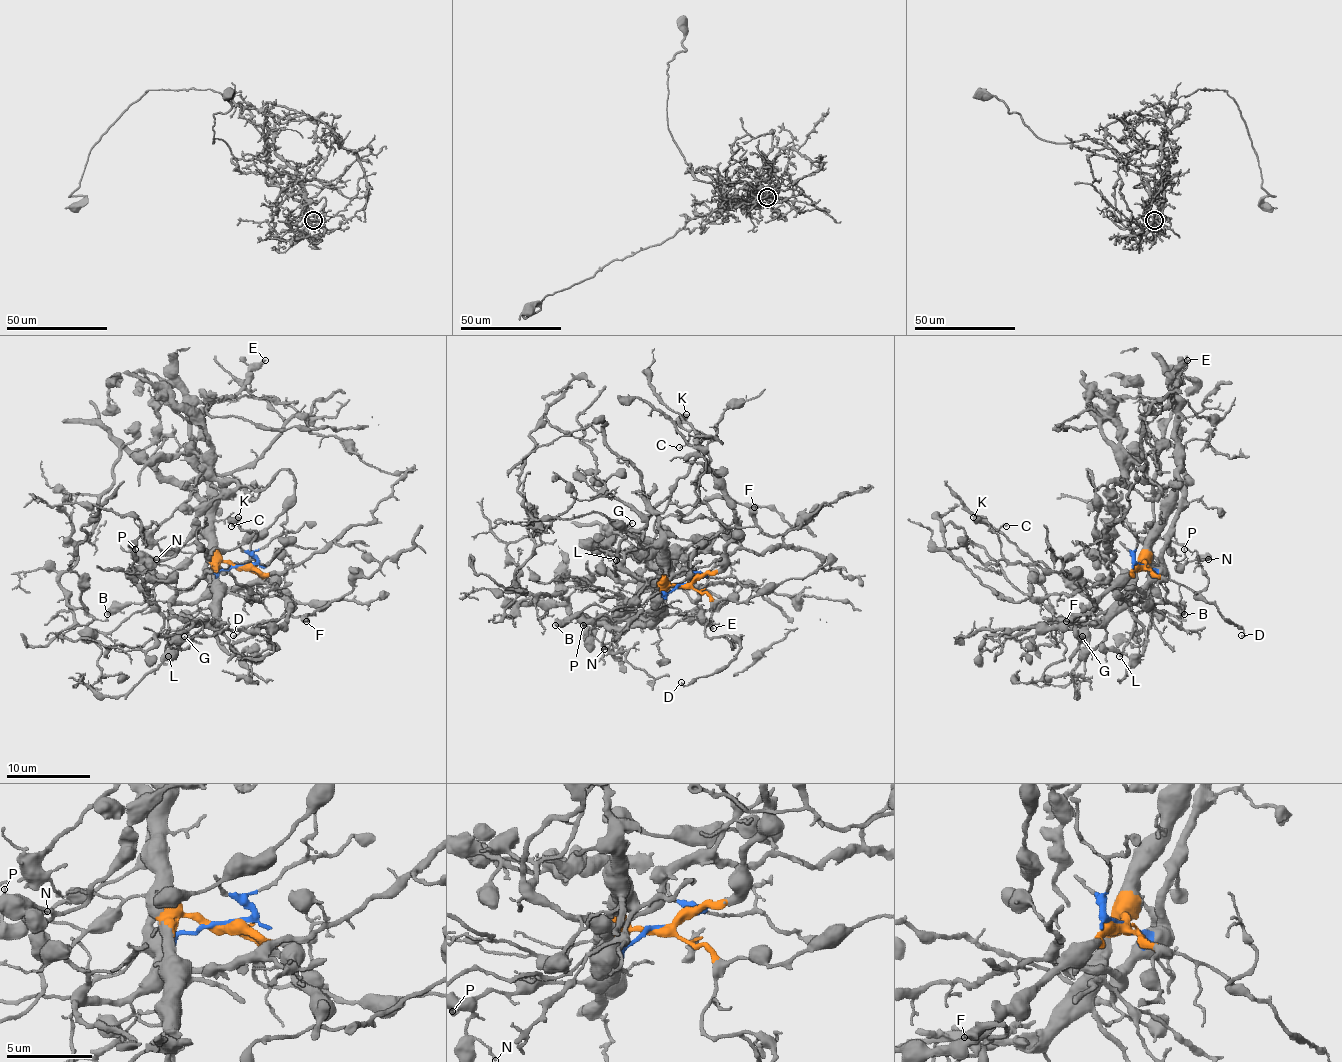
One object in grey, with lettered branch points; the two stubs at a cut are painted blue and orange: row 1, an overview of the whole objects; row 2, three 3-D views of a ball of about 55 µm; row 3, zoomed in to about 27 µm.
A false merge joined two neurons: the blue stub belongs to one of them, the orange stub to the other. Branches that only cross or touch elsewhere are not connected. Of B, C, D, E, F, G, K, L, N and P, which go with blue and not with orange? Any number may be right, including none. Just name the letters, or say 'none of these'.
B, C, K, L, N, P

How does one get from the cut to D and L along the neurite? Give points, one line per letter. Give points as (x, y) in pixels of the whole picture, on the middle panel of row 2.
D: (689, 582), (712, 604), (706, 634), (731, 636), (739, 652), (685, 686), (681, 682)
L: (689, 582), (660, 592), (641, 577), (620, 571), (616, 571), (616, 575), (616, 561)

